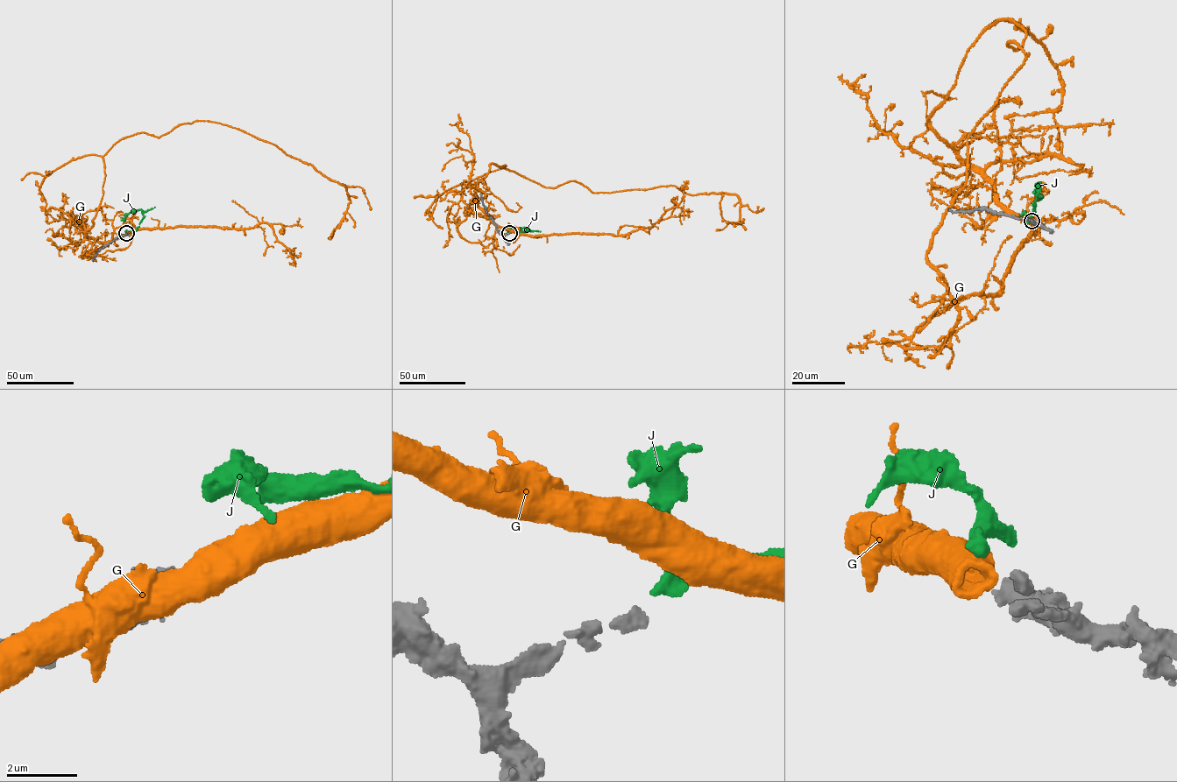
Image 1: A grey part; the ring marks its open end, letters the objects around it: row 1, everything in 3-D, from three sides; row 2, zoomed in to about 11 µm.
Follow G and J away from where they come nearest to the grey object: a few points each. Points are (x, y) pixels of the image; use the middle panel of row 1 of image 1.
G: (510, 231), (476, 200), (492, 163), (548, 187), (734, 193), (740, 223), (722, 218), (723, 193)
J: (509, 232), (528, 229), (514, 227), (508, 230)

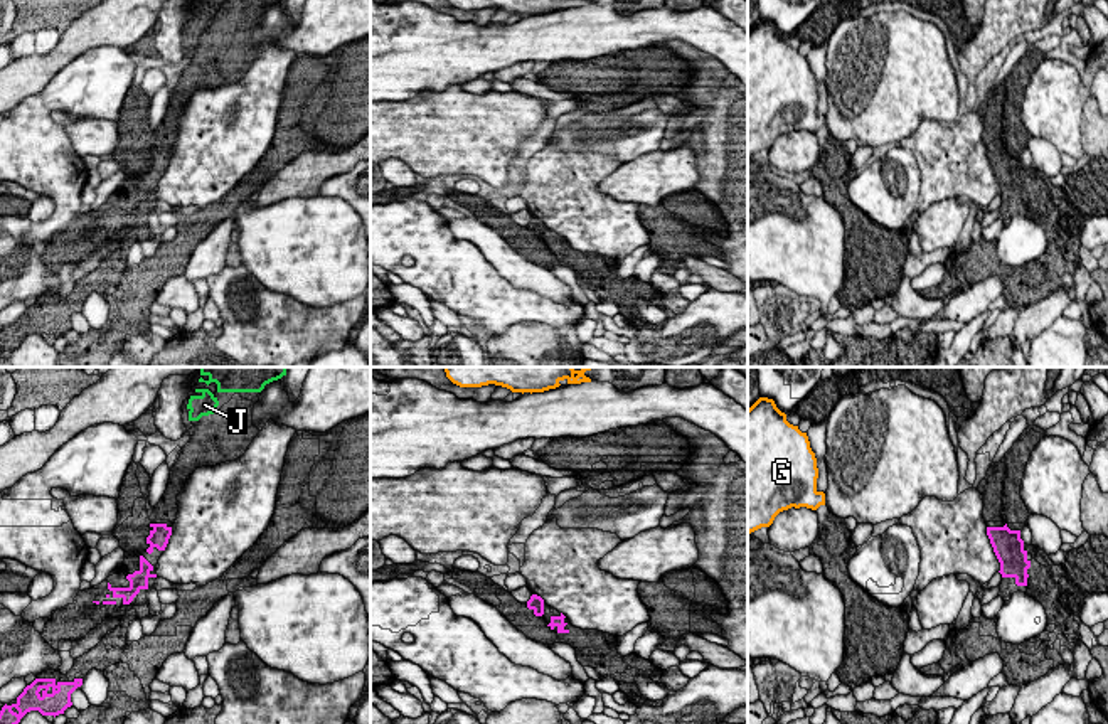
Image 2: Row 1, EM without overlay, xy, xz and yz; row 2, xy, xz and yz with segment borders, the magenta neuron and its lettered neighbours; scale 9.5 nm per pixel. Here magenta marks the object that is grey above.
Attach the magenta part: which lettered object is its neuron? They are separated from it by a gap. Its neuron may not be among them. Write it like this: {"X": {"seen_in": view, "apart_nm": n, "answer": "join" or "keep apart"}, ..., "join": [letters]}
{"G": {"seen_in": "yz", "apart_nm": 1550, "answer": "keep apart"}, "J": {"seen_in": "xy", "apart_nm": 1000, "answer": "join"}, "join": ["J"]}

